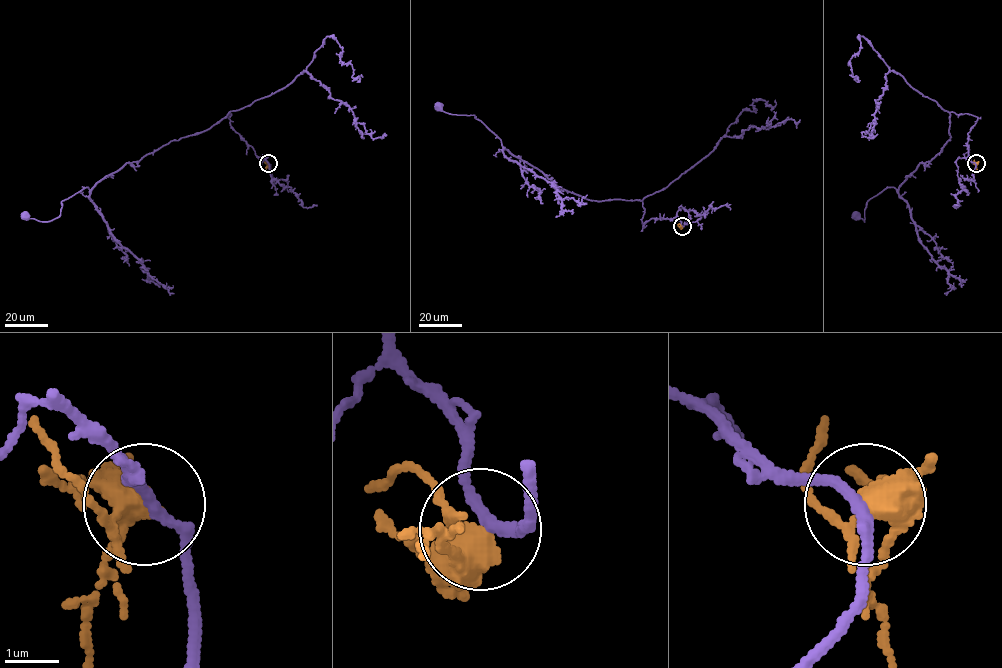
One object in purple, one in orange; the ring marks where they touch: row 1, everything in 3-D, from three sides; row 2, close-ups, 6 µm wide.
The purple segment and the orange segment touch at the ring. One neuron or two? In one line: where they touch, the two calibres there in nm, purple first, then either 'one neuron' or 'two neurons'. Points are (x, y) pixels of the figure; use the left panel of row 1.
place (268, 163); calibres 200 and 380 nm; two neurons

